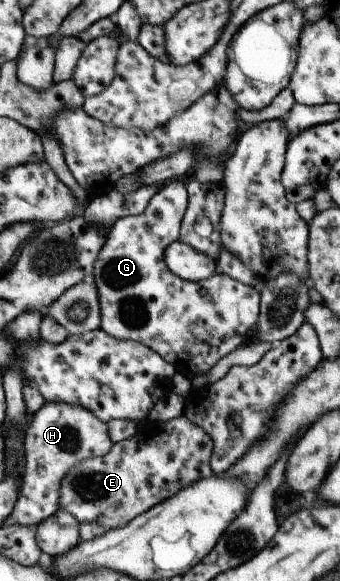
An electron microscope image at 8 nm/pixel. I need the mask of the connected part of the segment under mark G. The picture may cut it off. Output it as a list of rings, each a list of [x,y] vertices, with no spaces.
[[[168,182],[159,187],[156,193],[149,199],[147,207],[141,214],[129,215],[114,221],[113,225],[106,232],[105,242],[99,253],[97,253],[96,261],[92,266],[92,281],[95,283],[95,288],[97,289],[97,297],[99,297],[99,315],[101,315],[100,329],[107,333],[112,339],[119,340],[132,340],[142,343],[145,347],[151,348],[161,359],[165,360],[165,363],[171,364],[174,371],[184,372],[189,378],[193,379],[195,376],[200,374],[205,374],[207,370],[215,365],[218,359],[221,359],[224,355],[231,353],[237,346],[241,346],[247,341],[250,336],[252,328],[257,322],[257,315],[259,314],[259,297],[258,291],[252,287],[247,287],[235,279],[231,279],[220,271],[216,271],[207,279],[203,279],[199,282],[189,282],[176,275],[173,275],[165,263],[163,263],[163,251],[165,247],[177,240],[177,235],[179,234],[180,222],[183,218],[183,213],[185,212],[187,205],[187,193],[186,188],[182,183]]]

